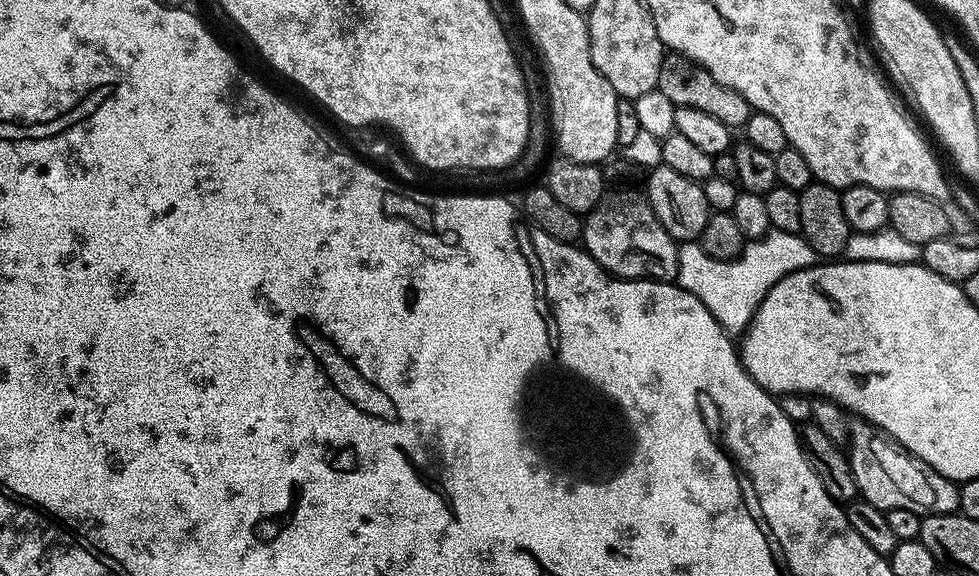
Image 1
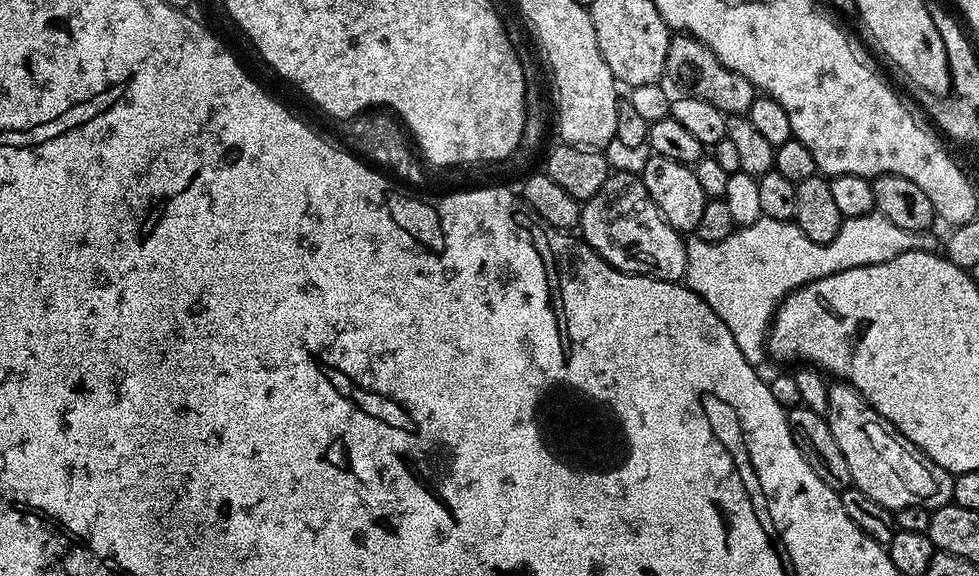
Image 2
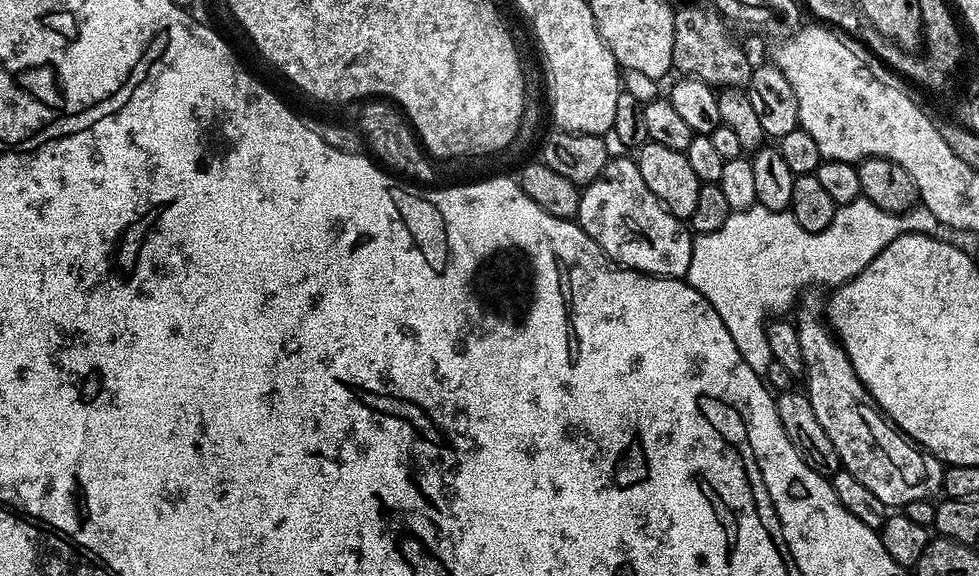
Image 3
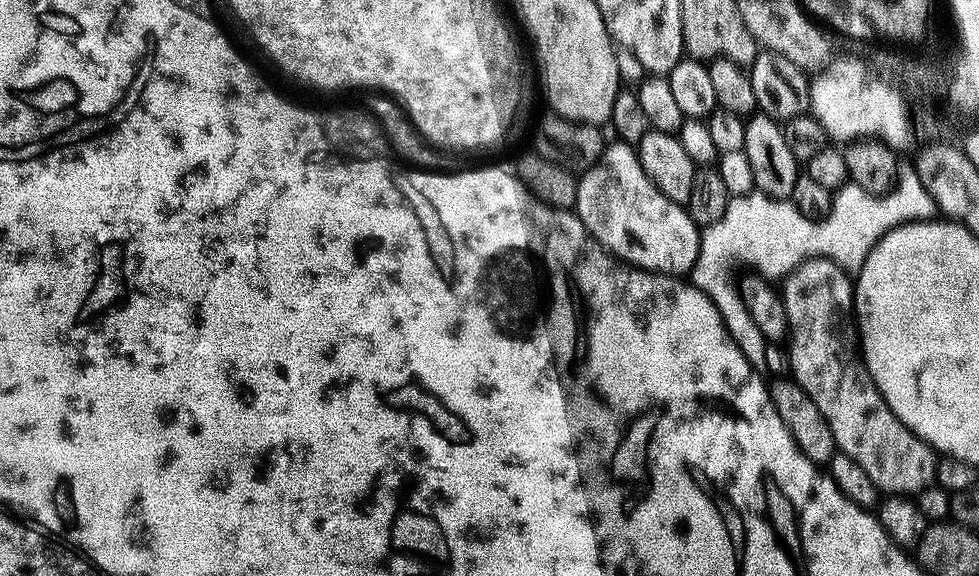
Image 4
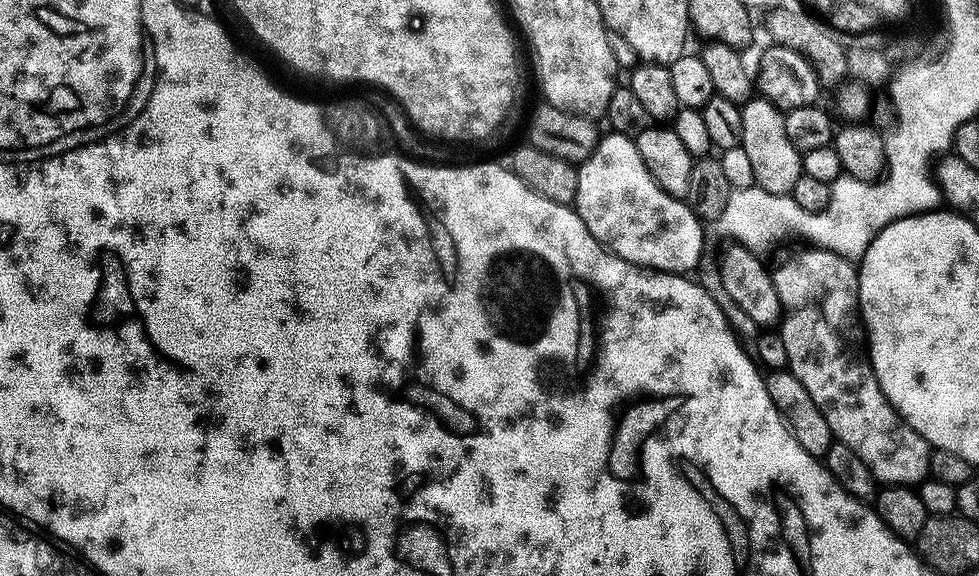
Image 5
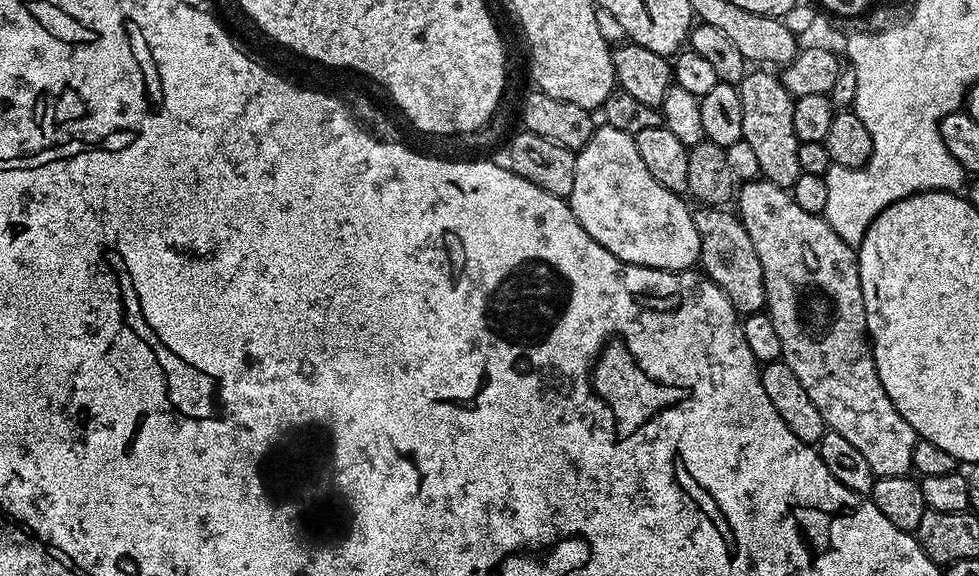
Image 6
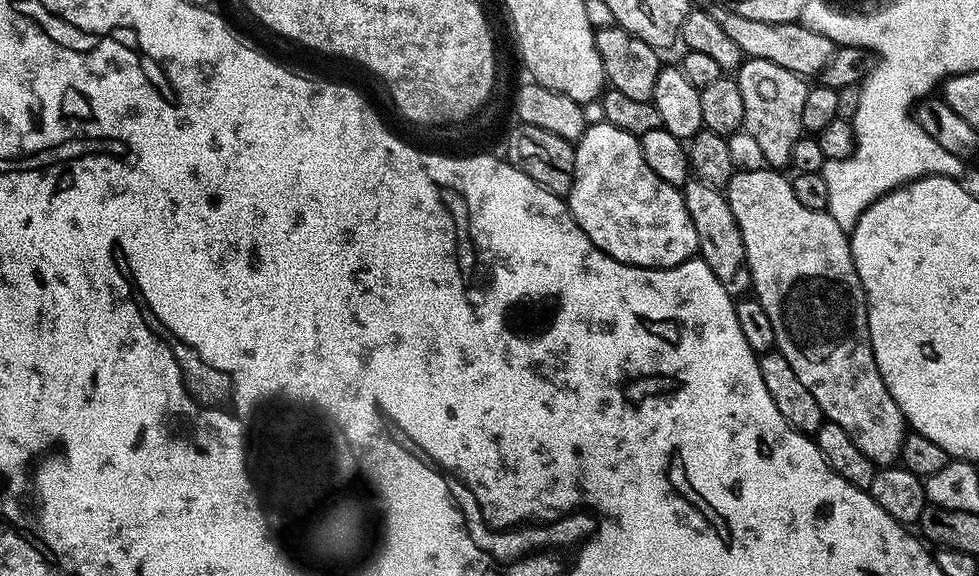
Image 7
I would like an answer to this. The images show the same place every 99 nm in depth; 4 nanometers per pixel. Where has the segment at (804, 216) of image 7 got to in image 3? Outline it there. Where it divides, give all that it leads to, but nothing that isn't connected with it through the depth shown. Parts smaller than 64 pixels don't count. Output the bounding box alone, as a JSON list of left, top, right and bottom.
[794,290,945,506]

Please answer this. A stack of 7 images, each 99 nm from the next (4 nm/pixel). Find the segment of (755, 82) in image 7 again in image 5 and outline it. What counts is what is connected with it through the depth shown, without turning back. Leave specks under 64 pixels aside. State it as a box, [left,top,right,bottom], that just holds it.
[740,98,804,198]

